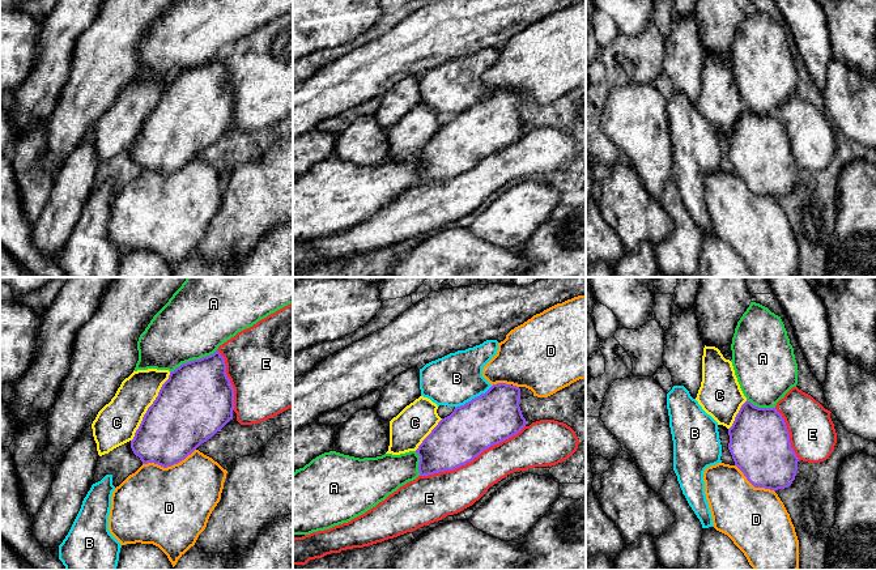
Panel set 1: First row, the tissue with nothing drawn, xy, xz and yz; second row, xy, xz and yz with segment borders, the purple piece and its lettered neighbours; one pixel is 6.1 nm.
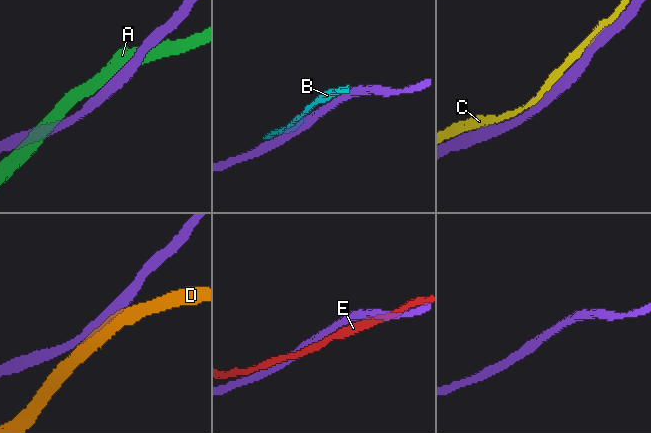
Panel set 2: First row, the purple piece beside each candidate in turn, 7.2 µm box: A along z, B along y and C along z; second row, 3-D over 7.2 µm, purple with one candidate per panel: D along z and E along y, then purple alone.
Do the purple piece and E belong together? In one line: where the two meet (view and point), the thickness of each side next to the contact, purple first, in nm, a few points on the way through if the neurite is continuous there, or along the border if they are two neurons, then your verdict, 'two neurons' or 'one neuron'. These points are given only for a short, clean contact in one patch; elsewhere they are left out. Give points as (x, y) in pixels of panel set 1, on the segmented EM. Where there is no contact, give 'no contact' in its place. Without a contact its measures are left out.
xz (472, 459) | 320/260 nm | two neurons

